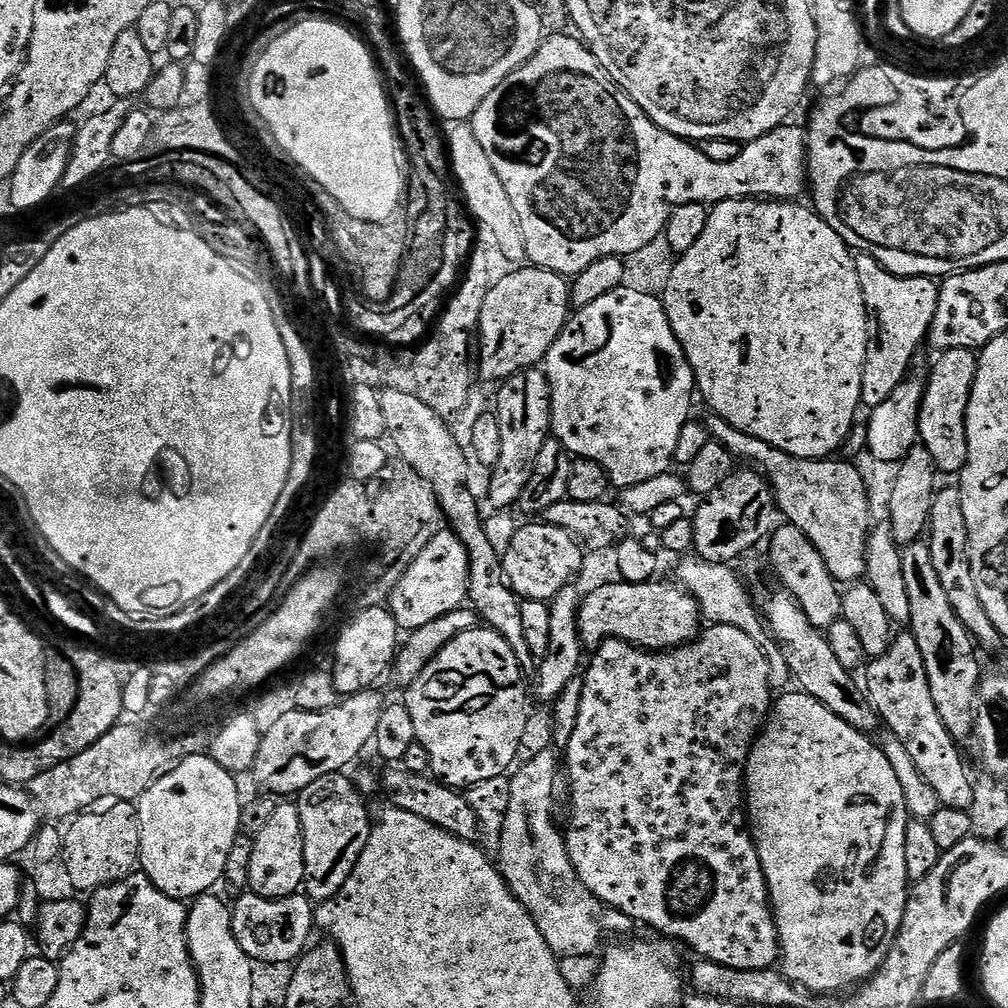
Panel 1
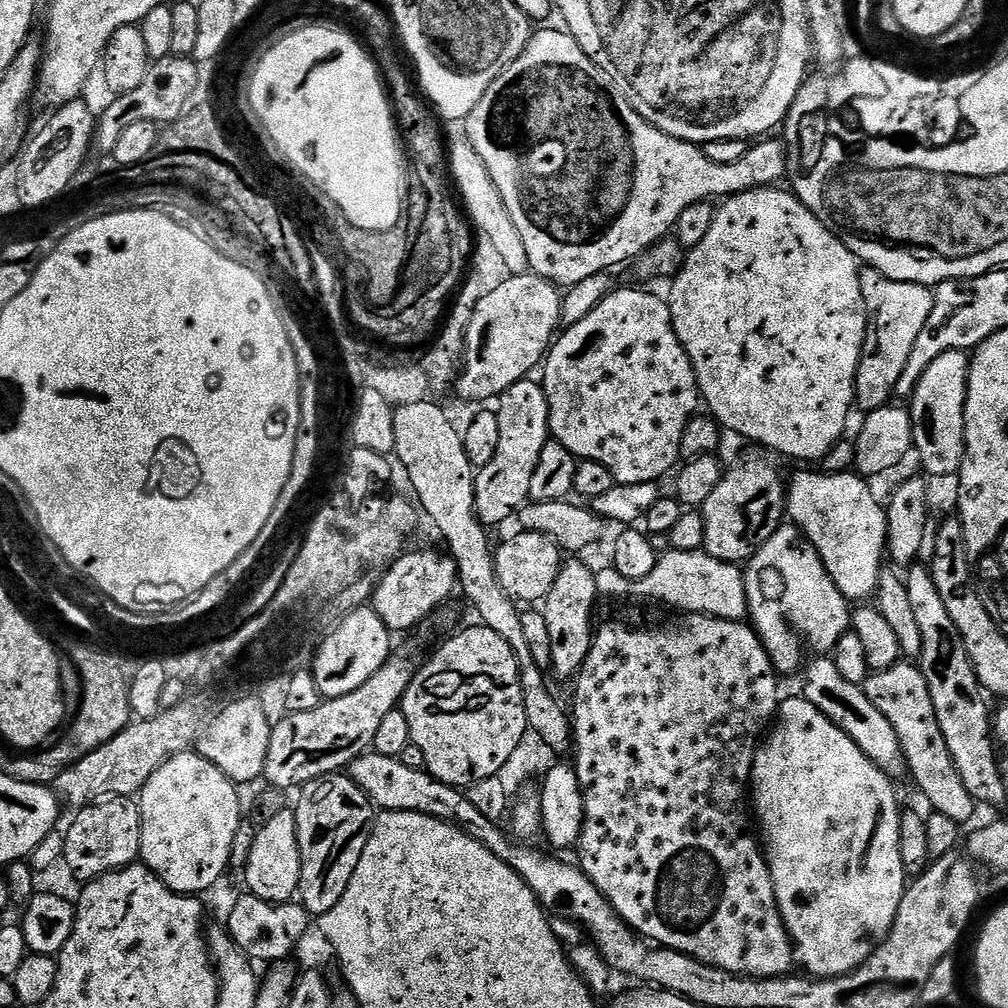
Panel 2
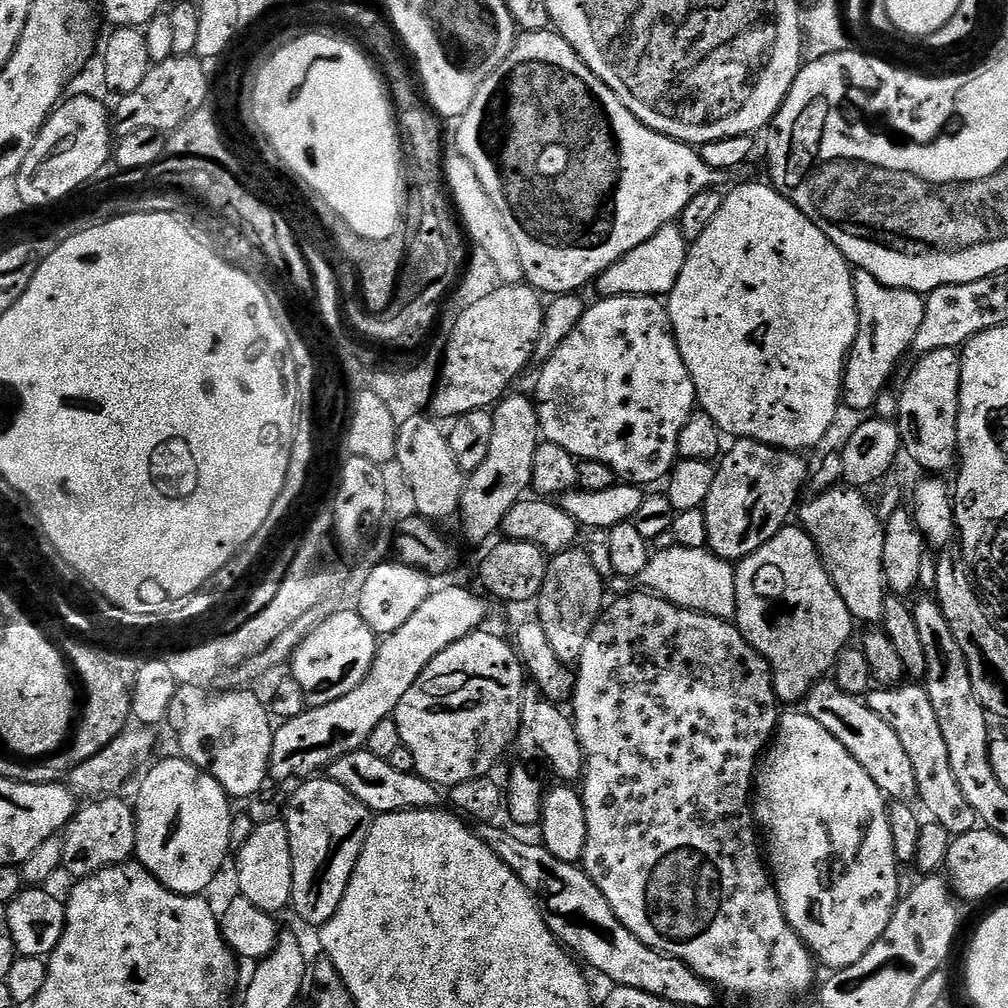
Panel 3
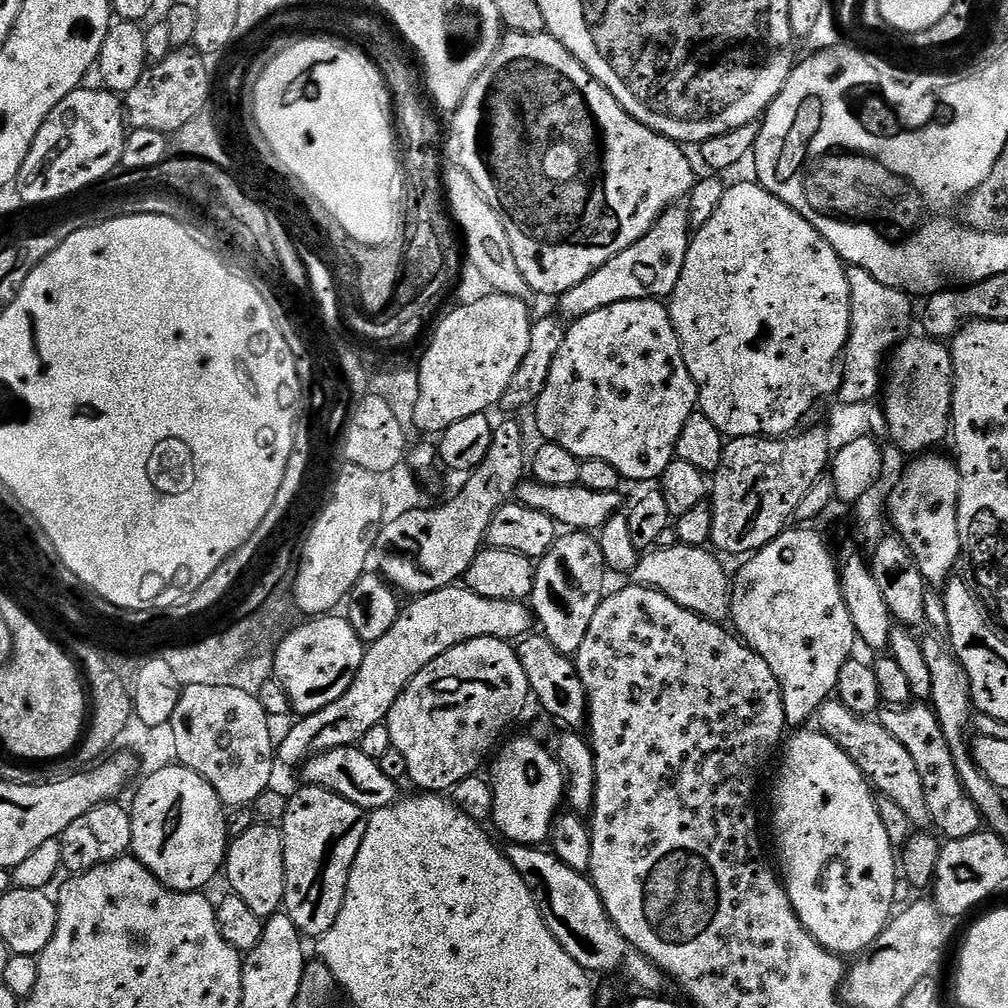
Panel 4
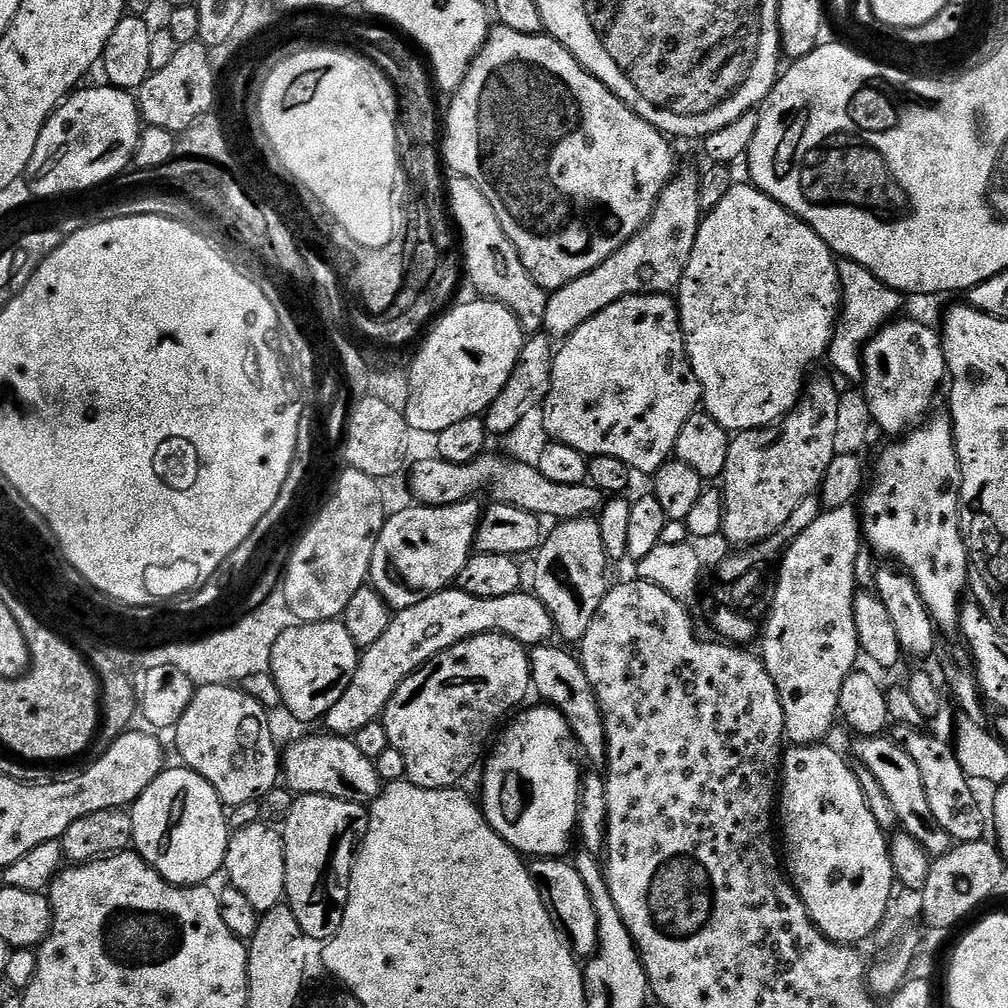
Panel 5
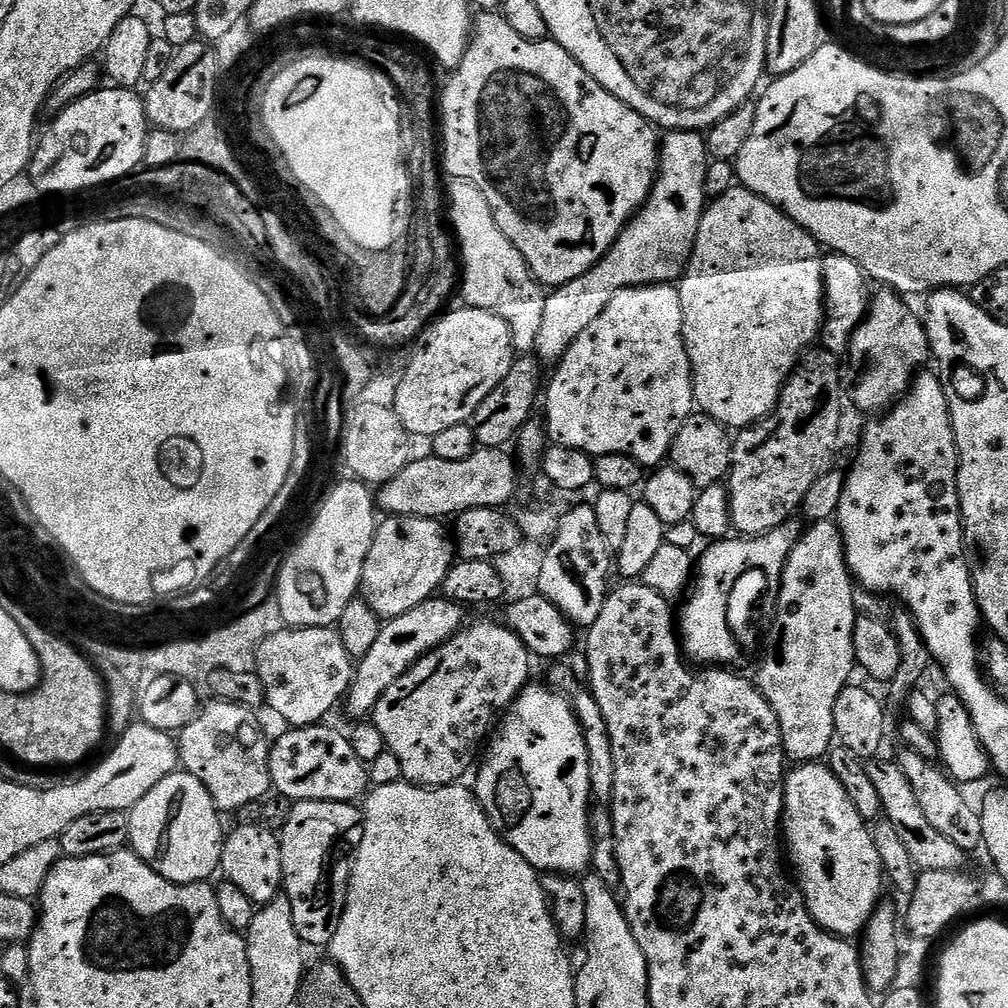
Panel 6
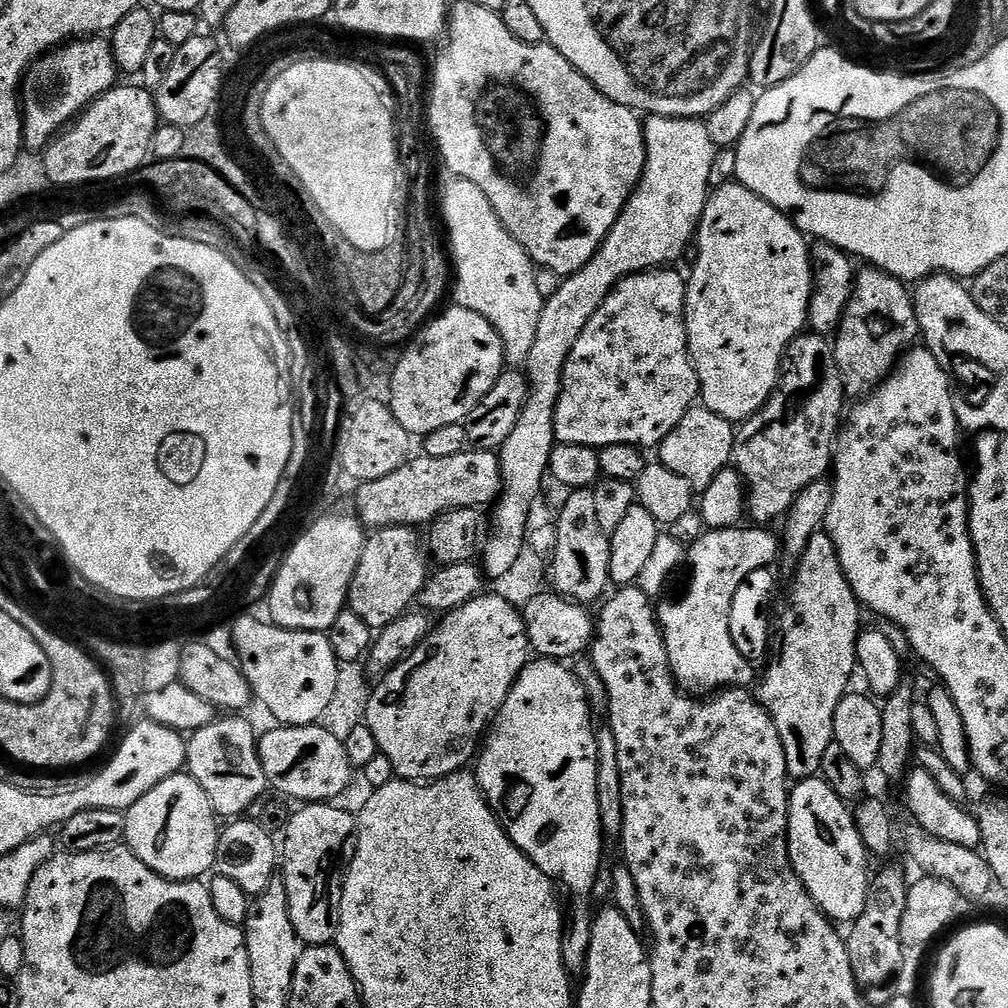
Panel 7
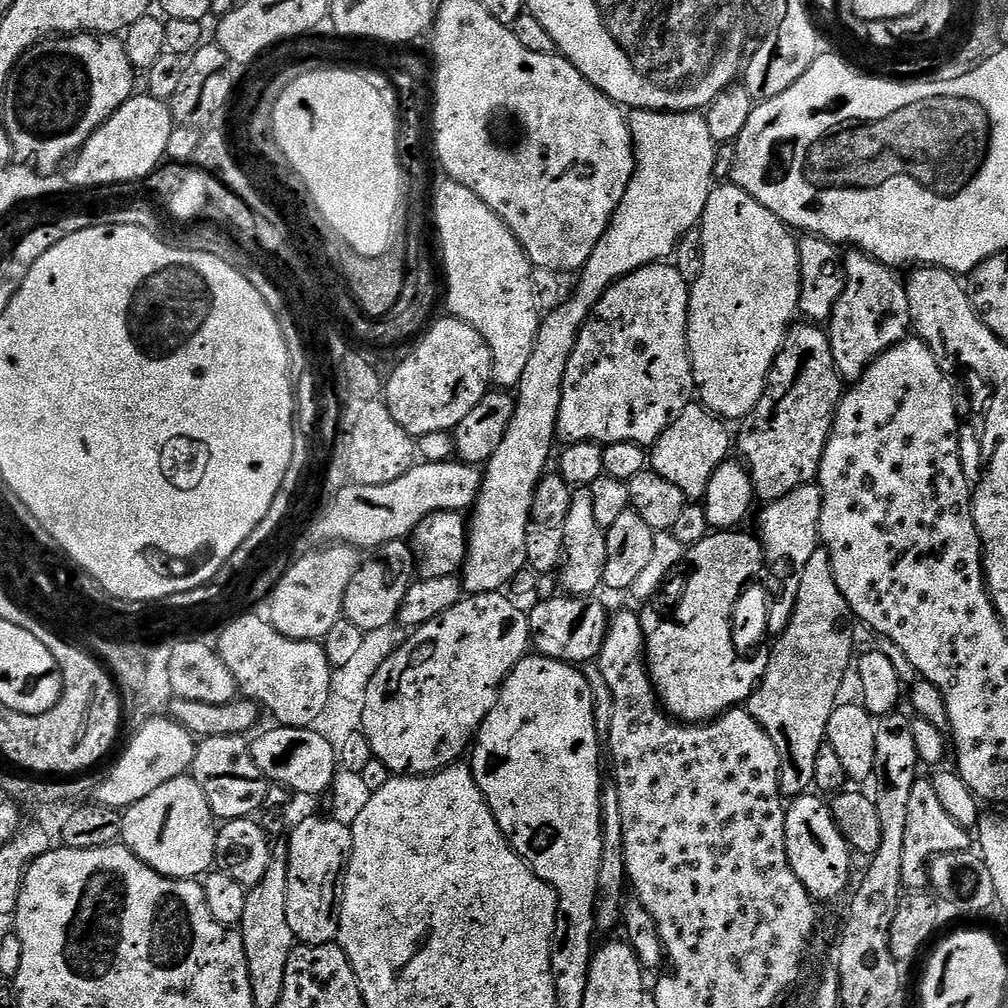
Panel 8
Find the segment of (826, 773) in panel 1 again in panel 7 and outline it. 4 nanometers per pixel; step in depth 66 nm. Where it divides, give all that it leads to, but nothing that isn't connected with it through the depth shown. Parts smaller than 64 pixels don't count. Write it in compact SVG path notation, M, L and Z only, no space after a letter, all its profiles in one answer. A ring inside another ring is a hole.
M802 780L791 789L788 797L788 857L804 889L829 920L851 922L862 914L870 883L870 853L858 834L849 805L830 790L825 780Z

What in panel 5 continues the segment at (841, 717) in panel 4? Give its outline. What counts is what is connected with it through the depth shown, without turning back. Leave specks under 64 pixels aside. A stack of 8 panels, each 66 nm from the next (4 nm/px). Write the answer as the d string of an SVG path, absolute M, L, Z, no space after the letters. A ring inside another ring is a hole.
M883 735L866 736L855 742L855 759L864 764L866 770L874 774L874 778L878 778L883 792L890 797L890 806L894 806L899 831L910 834L919 848L933 858L947 854L954 847L954 841L950 834L946 834L946 830L942 830L942 826L938 826L938 818L934 818L930 811L930 802L922 786L922 773L918 766L914 766L914 758L910 758L910 754L906 754L906 750L895 740Z

